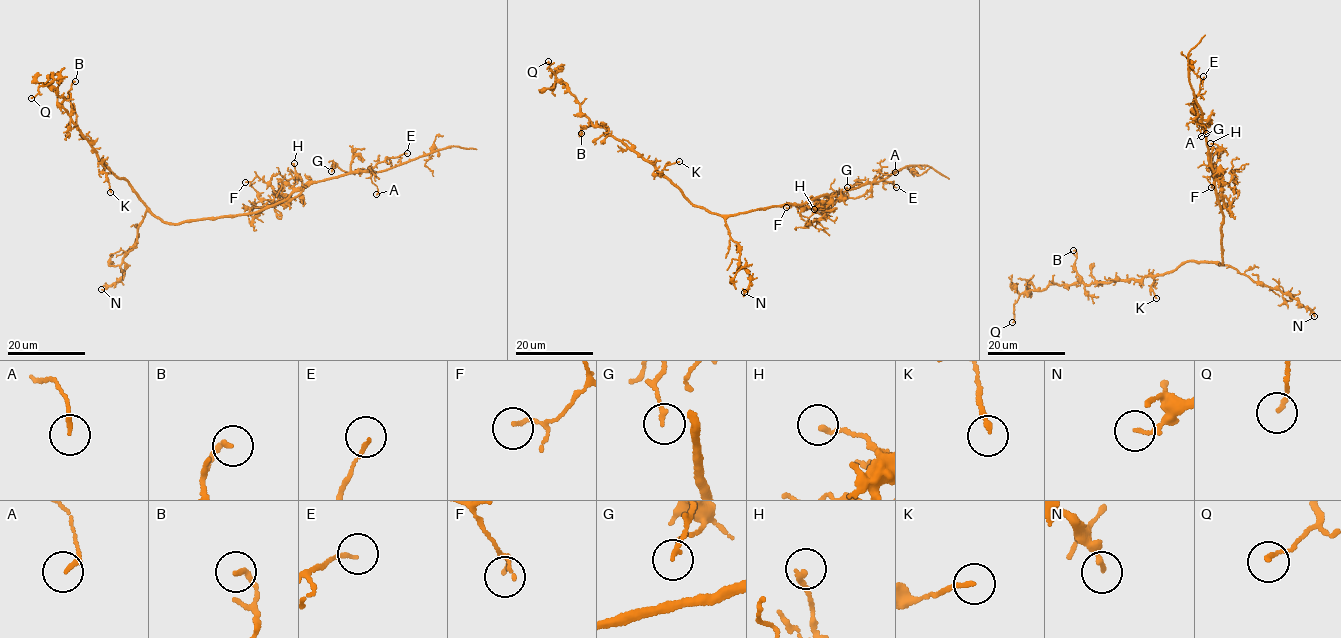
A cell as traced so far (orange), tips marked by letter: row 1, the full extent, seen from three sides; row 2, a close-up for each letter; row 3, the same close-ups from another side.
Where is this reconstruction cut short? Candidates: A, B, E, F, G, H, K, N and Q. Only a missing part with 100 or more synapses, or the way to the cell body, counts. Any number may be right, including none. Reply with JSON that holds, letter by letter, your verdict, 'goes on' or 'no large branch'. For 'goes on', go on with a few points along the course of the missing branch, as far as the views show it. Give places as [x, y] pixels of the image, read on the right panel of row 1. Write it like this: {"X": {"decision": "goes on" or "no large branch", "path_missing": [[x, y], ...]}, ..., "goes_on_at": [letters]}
{"A": {"decision": "no large branch"}, "B": {"decision": "no large branch"}, "E": {"decision": "no large branch"}, "F": {"decision": "no large branch"}, "G": {"decision": "no large branch"}, "H": {"decision": "no large branch"}, "K": {"decision": "no large branch"}, "N": {"decision": "no large branch"}, "Q": {"decision": "no large branch"}, "goes_on_at": []}

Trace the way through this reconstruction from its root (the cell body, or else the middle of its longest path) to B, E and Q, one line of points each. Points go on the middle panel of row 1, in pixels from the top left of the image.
B: (763, 208), (722, 215), (705, 210), (691, 203), (654, 165), (605, 128), (589, 126), (581, 133)
E: (763, 208), (801, 205), (822, 196), (855, 189), (878, 177), (896, 187)
Q: (763, 208), (722, 215), (691, 203), (654, 165), (594, 125), (548, 61)

